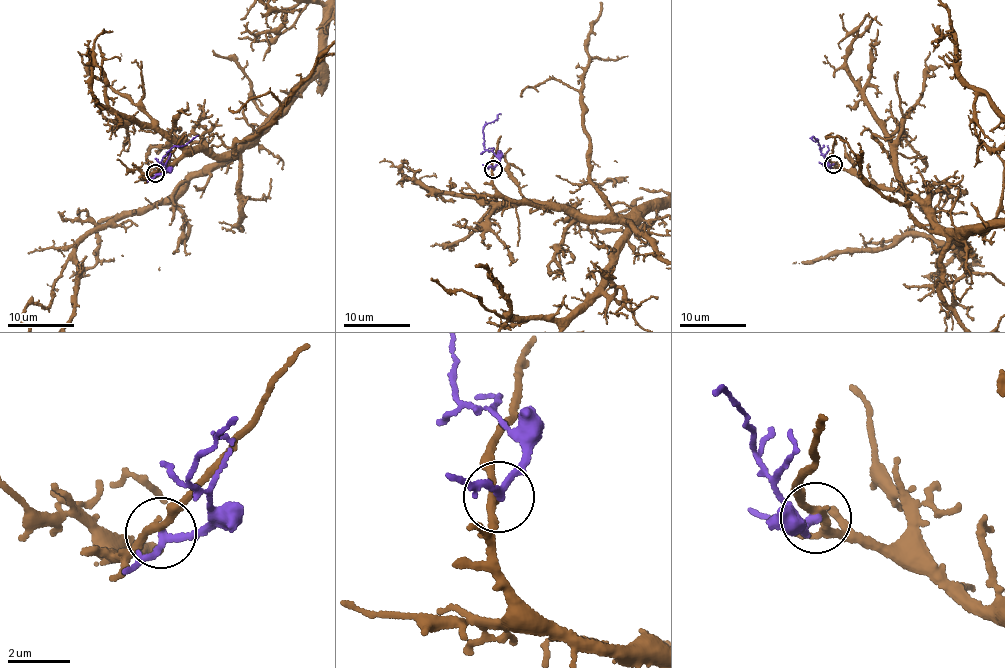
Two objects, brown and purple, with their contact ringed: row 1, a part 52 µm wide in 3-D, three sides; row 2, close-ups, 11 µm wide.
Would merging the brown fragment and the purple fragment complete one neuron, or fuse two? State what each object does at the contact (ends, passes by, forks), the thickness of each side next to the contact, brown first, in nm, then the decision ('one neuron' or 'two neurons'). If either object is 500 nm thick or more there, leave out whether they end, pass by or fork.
brown passes by; purple passes by; calibres 220 and 190 nm; two neurons

